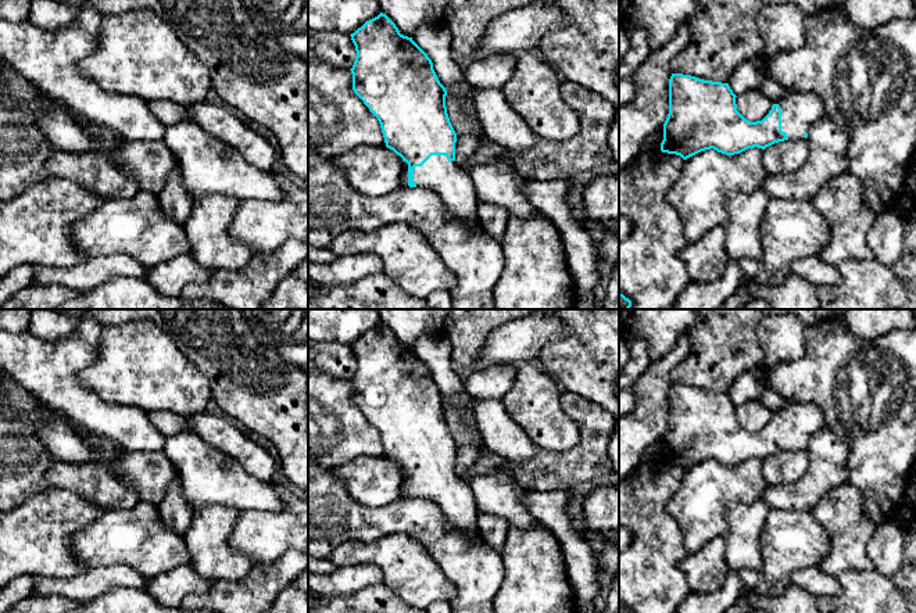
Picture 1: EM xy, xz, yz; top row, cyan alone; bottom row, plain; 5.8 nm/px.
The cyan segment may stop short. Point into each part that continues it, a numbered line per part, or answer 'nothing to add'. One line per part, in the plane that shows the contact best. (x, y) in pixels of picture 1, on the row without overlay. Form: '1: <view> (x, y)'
1: xz (446, 488)

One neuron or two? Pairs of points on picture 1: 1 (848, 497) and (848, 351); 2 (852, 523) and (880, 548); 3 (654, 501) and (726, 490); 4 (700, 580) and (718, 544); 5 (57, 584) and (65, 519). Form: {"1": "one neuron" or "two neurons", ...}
{"1": "two neurons", "2": "two neurons", "3": "two neurons", "4": "one neuron", "5": "two neurons"}

